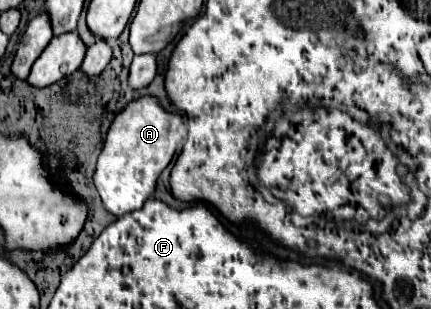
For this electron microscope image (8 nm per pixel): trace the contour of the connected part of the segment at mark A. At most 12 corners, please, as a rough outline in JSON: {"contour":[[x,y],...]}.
{"contour":[[154,97],[120,111],[94,185],[108,213],[144,207],[184,143]]}

